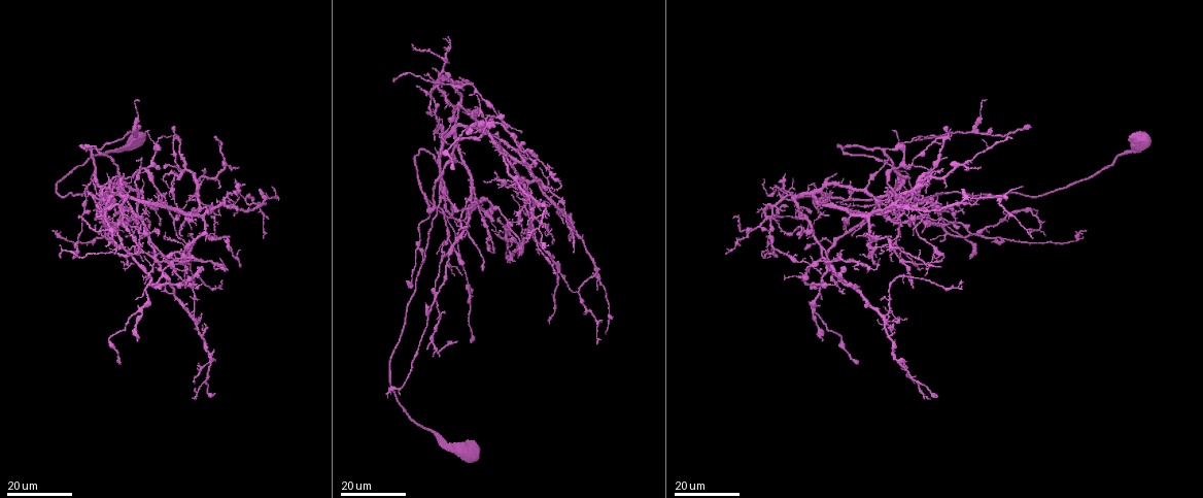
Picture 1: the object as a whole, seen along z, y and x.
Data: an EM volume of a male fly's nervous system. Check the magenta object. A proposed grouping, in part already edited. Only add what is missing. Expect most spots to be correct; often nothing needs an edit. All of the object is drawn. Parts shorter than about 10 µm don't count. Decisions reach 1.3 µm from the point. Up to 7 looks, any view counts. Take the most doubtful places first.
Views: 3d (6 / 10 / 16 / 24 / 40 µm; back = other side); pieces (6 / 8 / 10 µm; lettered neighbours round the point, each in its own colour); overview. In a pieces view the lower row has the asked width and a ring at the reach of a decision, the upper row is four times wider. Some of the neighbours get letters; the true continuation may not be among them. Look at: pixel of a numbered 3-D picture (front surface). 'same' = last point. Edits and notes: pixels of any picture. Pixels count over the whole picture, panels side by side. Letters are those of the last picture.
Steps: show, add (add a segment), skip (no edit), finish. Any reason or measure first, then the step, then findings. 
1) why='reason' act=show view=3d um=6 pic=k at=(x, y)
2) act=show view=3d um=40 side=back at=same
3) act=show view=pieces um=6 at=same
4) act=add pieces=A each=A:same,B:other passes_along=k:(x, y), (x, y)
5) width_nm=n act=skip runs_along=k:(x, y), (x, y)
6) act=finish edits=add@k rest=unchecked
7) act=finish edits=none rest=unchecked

why='free end' act=show view=3d um=24 pic=1 at=(239, 166)

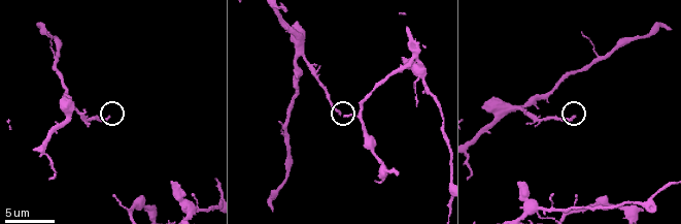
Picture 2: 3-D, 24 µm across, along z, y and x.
act=show view=pieces um=8 pic=2 at=(340, 114)

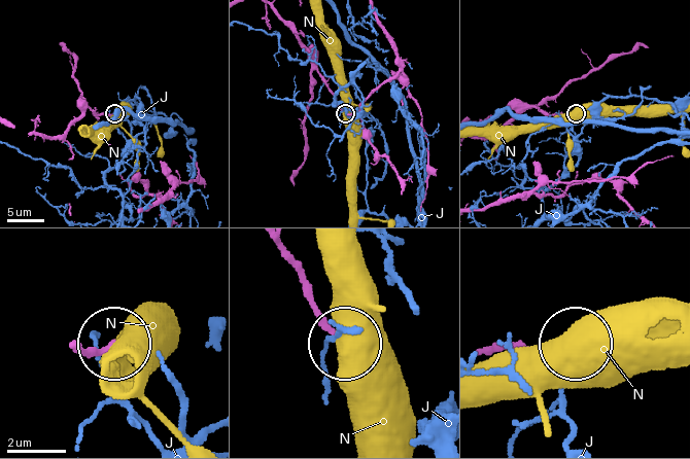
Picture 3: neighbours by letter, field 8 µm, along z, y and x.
act=skip each=J:other,N:other found='no lettered segment goes on from it'

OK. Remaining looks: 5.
why='an open end' act=show view=3d um=16 pic=1 at=(206, 237)

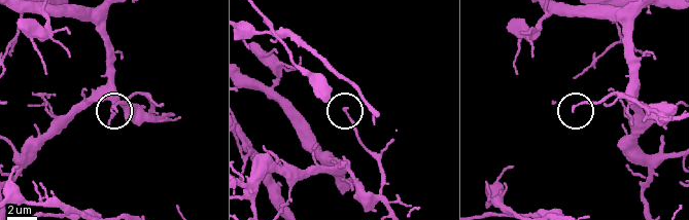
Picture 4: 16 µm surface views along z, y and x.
act=show view=pieces um=8 pic=4 at=(114, 108)

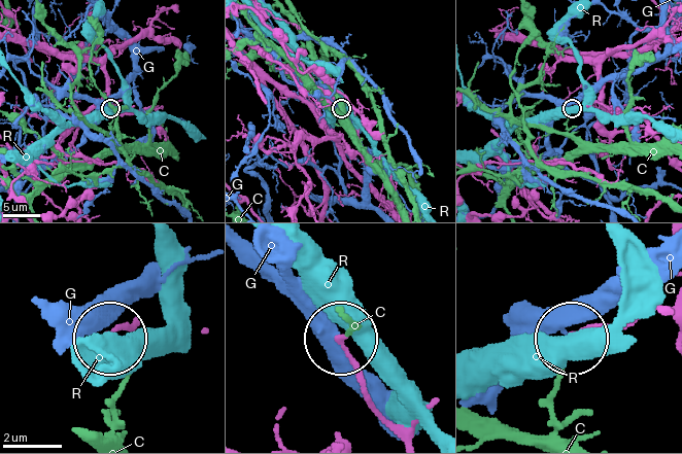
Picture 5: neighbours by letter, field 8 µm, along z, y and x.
width_nm=150 act=skip each=C:other,G:other,R:other runs_along=5:(401, 434), (365, 390), (356, 360), (340, 341) found='none of them fits'

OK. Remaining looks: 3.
why='free end' act=show view=3d um=16 pic=1 at=(957, 228)

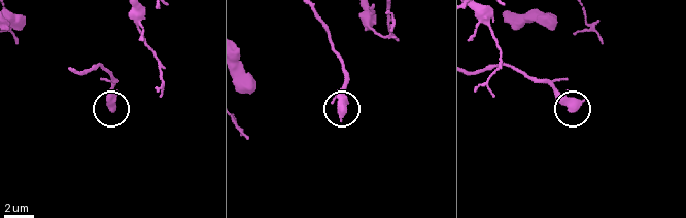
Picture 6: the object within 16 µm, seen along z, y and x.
act=show view=pieces um=8 pic=6 at=(342, 115)

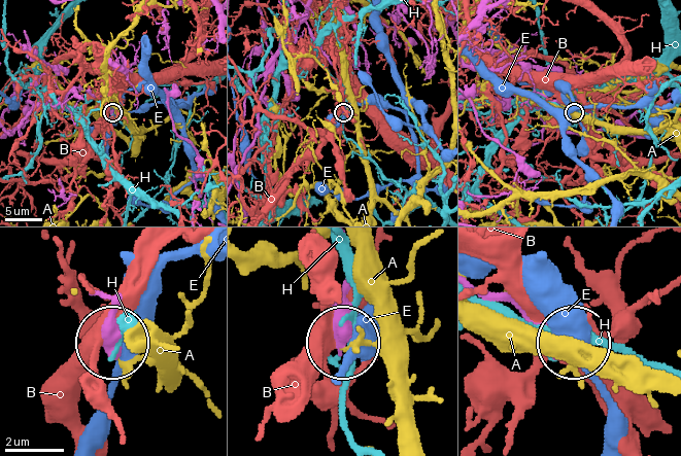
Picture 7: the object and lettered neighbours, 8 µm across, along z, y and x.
act=skip each=A:other,B:other,E:other,H:other found='no lettered segment goes on from it'

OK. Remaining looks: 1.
act=finish edits=none rest=unchecked

